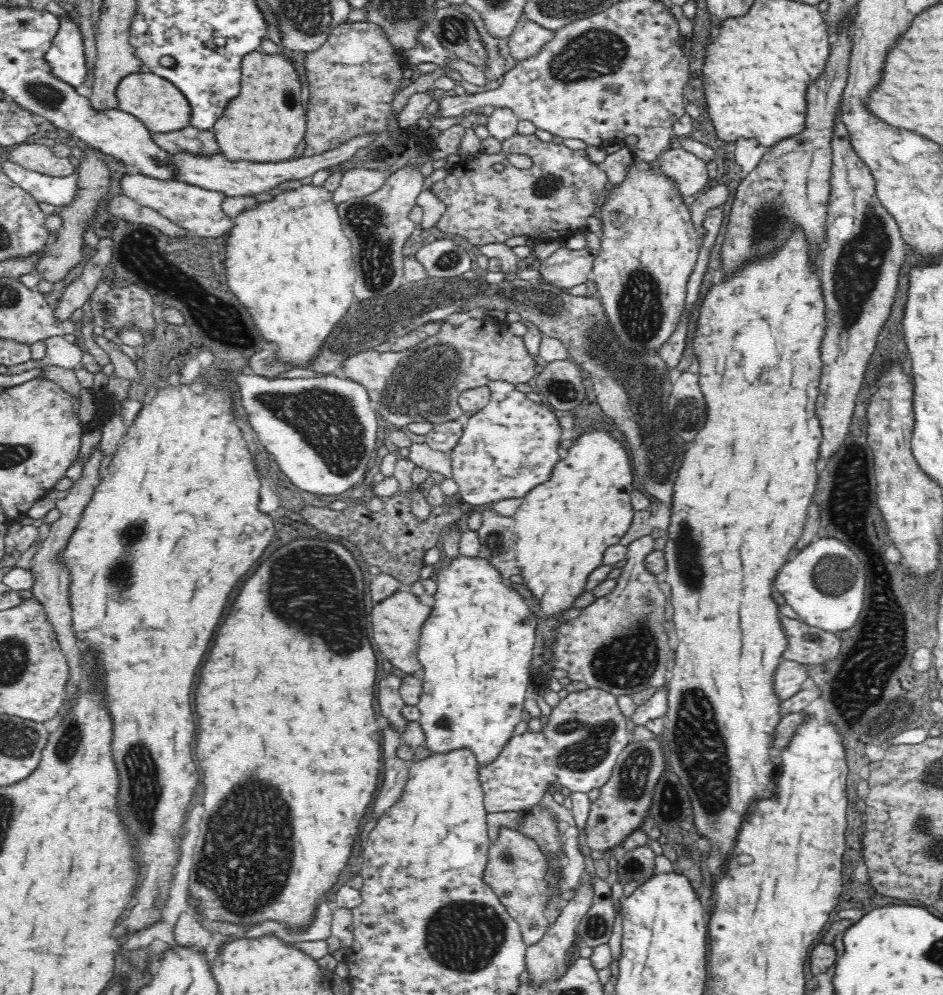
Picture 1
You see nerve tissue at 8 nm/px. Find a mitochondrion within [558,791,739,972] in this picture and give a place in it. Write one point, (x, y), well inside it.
(596, 926)

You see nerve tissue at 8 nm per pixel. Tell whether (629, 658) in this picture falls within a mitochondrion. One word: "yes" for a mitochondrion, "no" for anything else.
yes

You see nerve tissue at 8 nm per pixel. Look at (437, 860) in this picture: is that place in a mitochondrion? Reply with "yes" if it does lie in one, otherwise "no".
no

